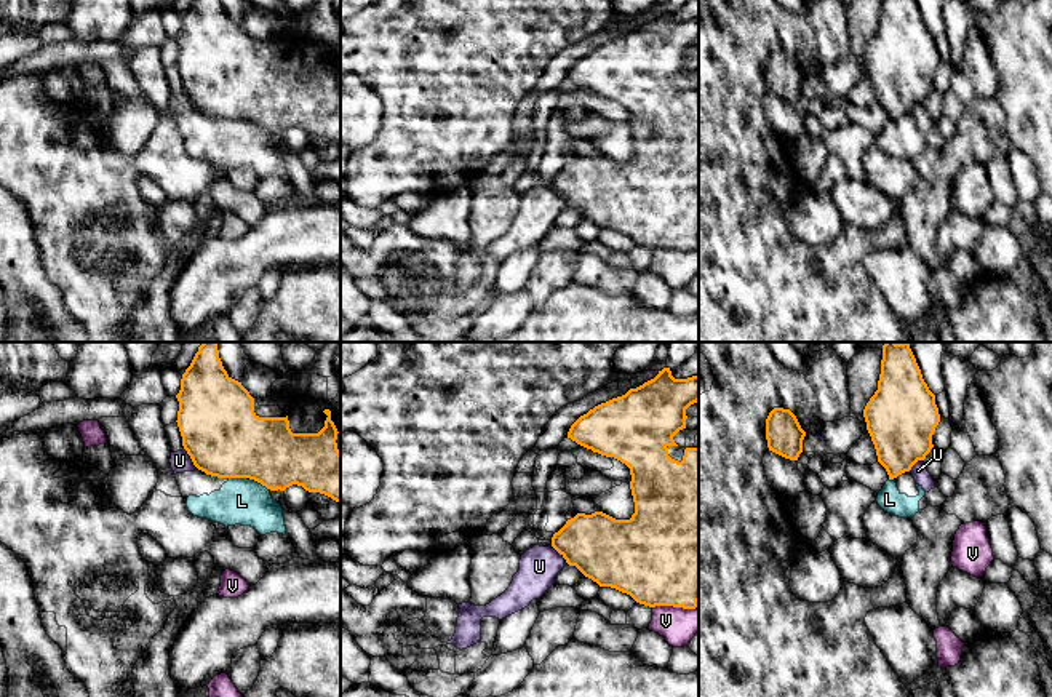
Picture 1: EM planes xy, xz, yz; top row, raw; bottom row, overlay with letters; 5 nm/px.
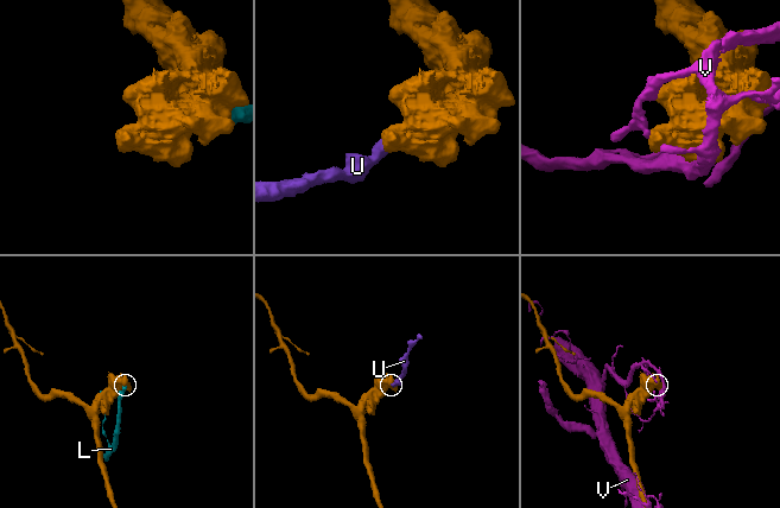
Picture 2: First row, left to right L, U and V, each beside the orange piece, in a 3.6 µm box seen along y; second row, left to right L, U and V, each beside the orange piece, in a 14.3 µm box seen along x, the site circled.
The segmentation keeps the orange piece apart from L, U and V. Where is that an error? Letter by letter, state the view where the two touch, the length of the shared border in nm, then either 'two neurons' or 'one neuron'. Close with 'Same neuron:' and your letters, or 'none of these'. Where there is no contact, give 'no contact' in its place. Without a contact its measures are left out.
L: xy | 220 nm | two neurons
U: xy | 120 nm | two neurons
V: xz | 220 nm | two neurons
Same neuron: none of these

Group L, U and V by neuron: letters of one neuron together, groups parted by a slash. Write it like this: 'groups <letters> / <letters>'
groups L U / V

